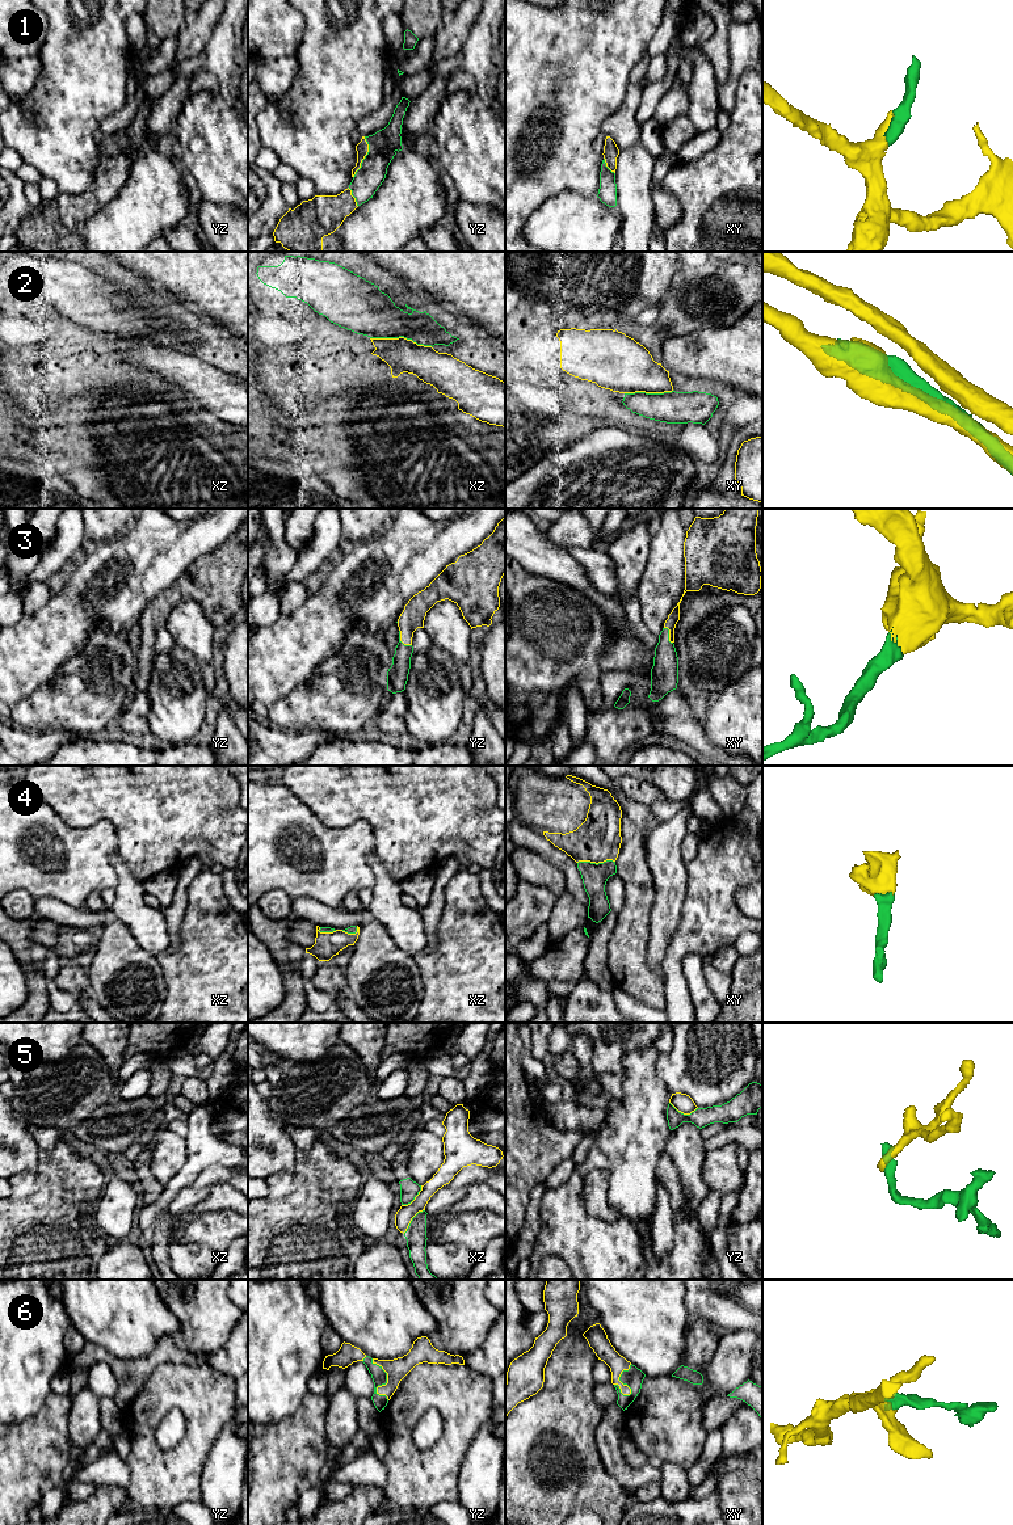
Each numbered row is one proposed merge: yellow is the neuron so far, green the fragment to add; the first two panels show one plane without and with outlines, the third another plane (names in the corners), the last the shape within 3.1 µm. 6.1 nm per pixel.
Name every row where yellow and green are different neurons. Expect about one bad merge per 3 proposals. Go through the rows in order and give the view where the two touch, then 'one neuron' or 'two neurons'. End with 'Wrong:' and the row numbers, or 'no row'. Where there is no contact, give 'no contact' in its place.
1: yz | one neuron
2: xz | two neurons
3: yz | one neuron
4: xy | one neuron
5: yz | two neurons
6: yz | one neuron
Wrong: 2, 5

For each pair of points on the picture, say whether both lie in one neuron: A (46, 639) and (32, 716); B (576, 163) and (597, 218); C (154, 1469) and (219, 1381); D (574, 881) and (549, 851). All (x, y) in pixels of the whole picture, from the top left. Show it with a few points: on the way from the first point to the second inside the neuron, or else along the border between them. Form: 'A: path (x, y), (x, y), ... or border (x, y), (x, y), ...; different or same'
A: border (61, 668), (51, 679), (38, 686), (13, 707); different
B: border (559, 192), (596, 196); different
C: path (179, 1456), (202, 1432), (206, 1406); same
D: path (572, 873), (557, 858); same

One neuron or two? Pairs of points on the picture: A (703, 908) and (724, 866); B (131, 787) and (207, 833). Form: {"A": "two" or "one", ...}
{"A": "one", "B": "one"}

